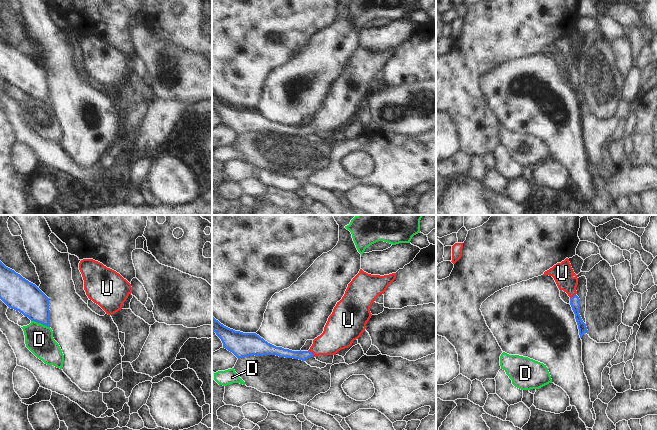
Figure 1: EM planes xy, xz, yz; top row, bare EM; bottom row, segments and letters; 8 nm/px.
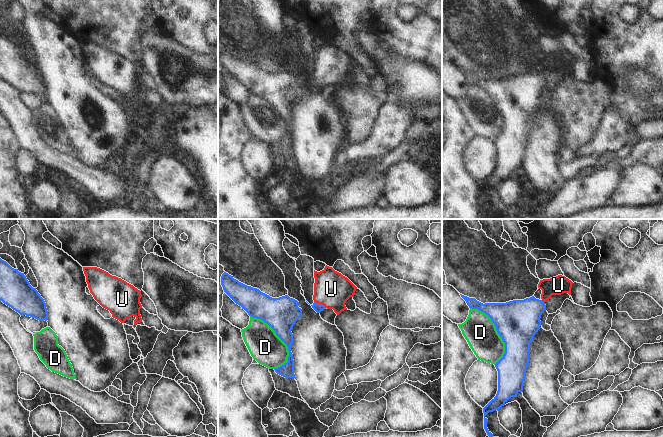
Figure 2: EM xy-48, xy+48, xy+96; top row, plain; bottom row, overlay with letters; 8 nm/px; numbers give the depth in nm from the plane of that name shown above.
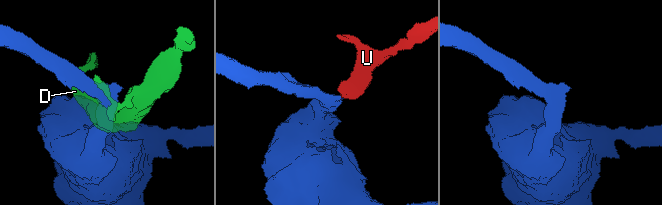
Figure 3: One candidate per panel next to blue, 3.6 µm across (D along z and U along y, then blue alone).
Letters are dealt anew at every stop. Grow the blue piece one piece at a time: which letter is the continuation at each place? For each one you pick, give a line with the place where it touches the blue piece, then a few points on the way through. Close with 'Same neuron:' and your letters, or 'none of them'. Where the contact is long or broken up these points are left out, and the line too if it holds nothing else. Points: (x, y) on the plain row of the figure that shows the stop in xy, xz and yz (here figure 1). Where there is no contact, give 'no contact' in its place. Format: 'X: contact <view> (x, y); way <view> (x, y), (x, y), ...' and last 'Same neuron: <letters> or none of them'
U: contact xz (312, 129); way xz (281, 128), (290, 130), (312, 129), (337, 111)
Same neuron: U

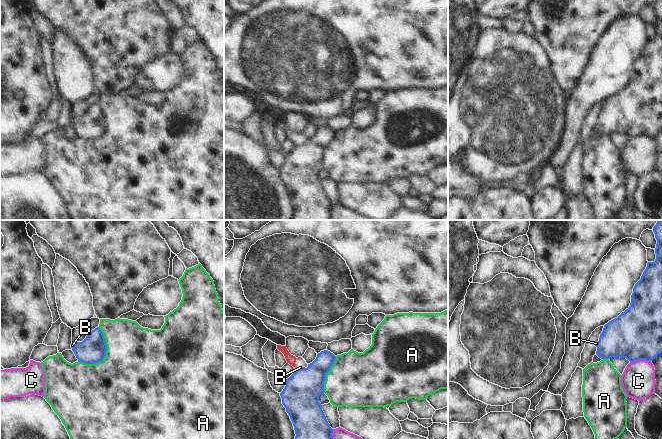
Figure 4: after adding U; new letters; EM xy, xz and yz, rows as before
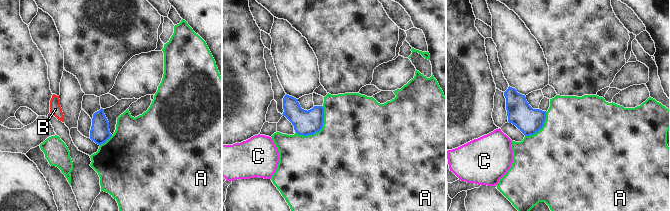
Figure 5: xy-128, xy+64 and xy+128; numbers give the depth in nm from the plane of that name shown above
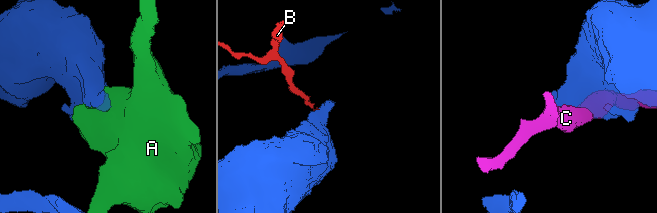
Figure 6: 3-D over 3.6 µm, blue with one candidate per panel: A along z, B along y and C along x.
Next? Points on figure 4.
Same neuron: none of them

